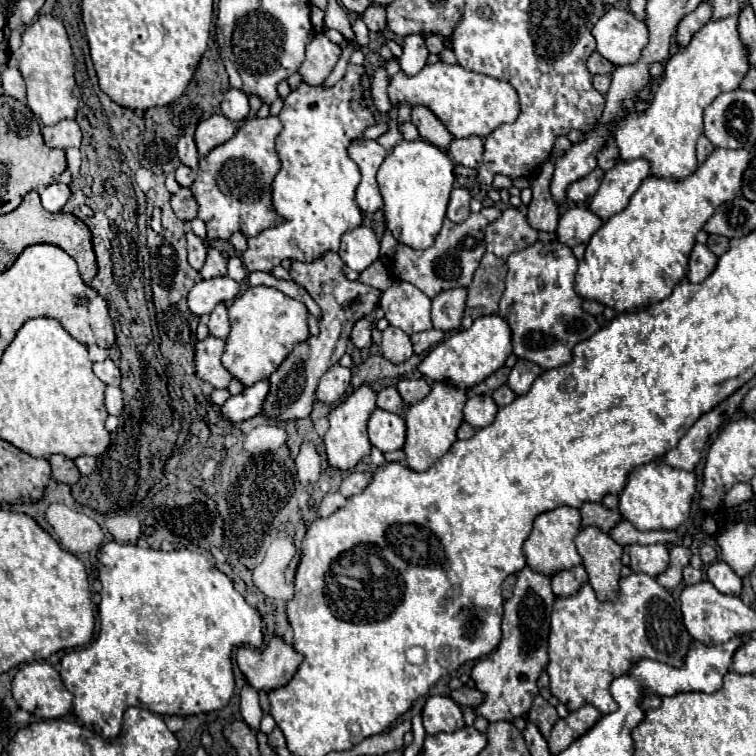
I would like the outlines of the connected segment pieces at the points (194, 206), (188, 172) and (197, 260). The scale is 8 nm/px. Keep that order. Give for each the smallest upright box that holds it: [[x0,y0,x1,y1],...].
[[170,189,198,221],[176,165,196,187],[186,231,206,271]]

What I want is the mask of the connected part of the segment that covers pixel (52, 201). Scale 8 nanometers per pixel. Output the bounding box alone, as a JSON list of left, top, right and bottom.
[38,183,70,213]

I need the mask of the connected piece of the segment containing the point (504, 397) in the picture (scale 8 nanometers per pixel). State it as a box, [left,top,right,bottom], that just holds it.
[492,385,516,407]

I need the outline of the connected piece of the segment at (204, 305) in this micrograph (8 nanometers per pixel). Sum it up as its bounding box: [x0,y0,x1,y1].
[188,277,240,315]

